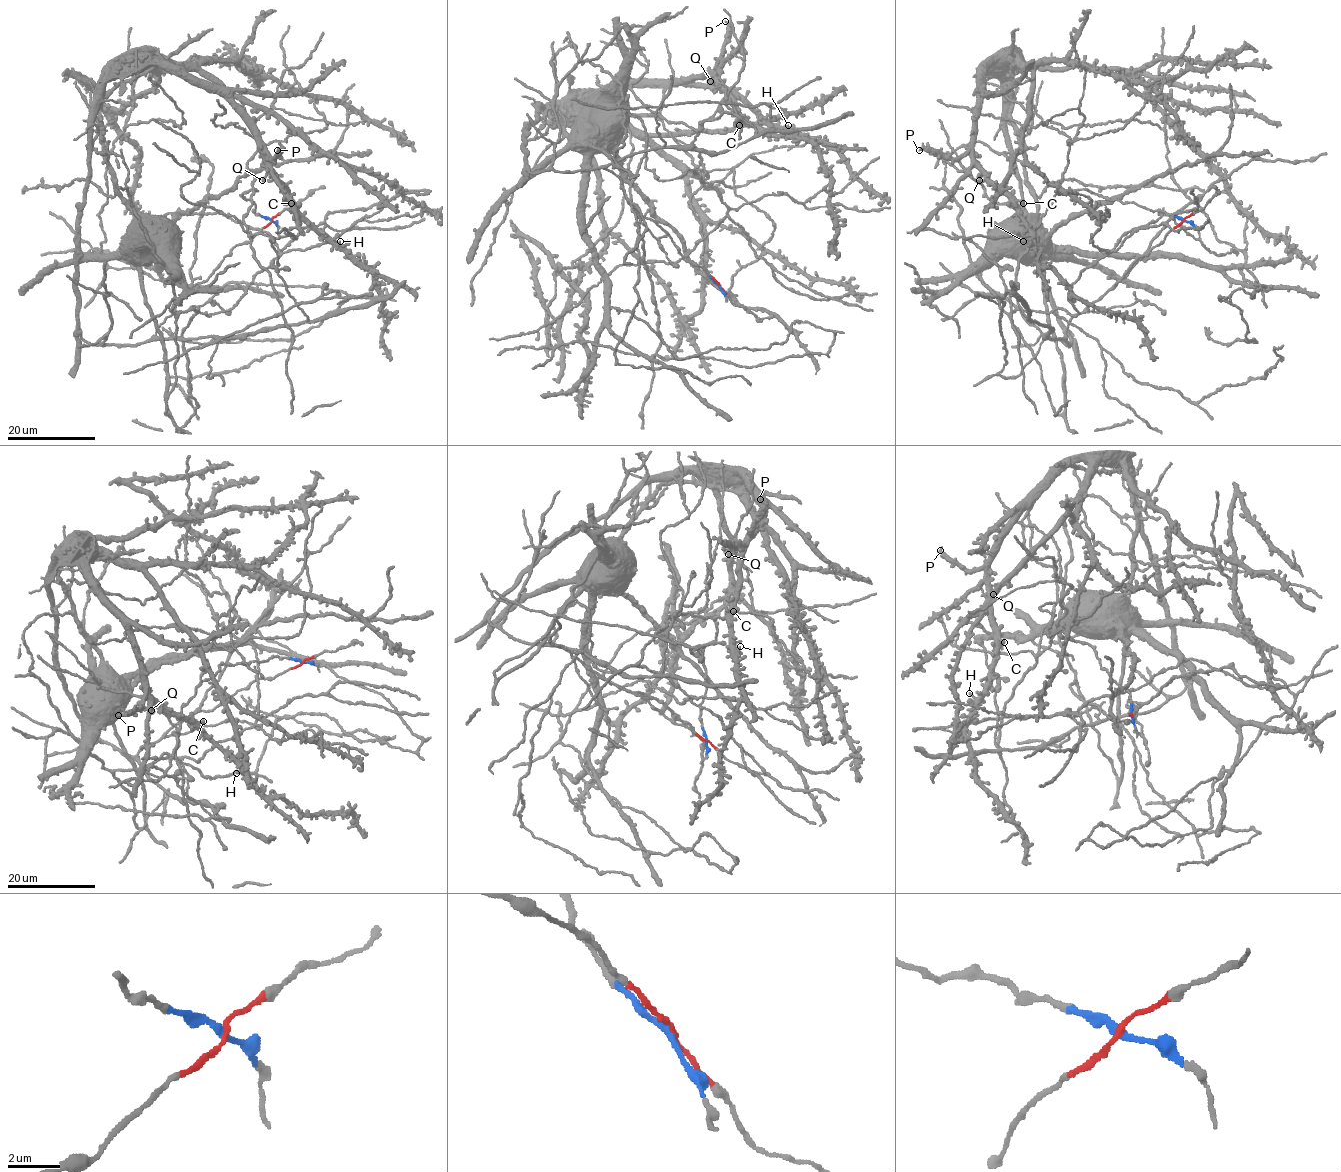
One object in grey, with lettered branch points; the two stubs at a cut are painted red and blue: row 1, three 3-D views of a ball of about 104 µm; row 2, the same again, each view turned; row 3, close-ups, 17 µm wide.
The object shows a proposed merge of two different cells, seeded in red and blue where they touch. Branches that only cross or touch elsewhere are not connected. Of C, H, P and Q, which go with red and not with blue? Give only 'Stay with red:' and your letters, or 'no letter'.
Stay with red: C, H, P, Q

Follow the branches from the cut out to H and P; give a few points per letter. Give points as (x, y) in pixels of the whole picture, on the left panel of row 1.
H: (271, 221), (148, 340), (83, 339), (78, 214), (112, 78), (167, 65), (219, 92), (285, 194), (339, 240)
P: (271, 221), (148, 340), (81, 336), (78, 214), (108, 81), (182, 69), (276, 150)

